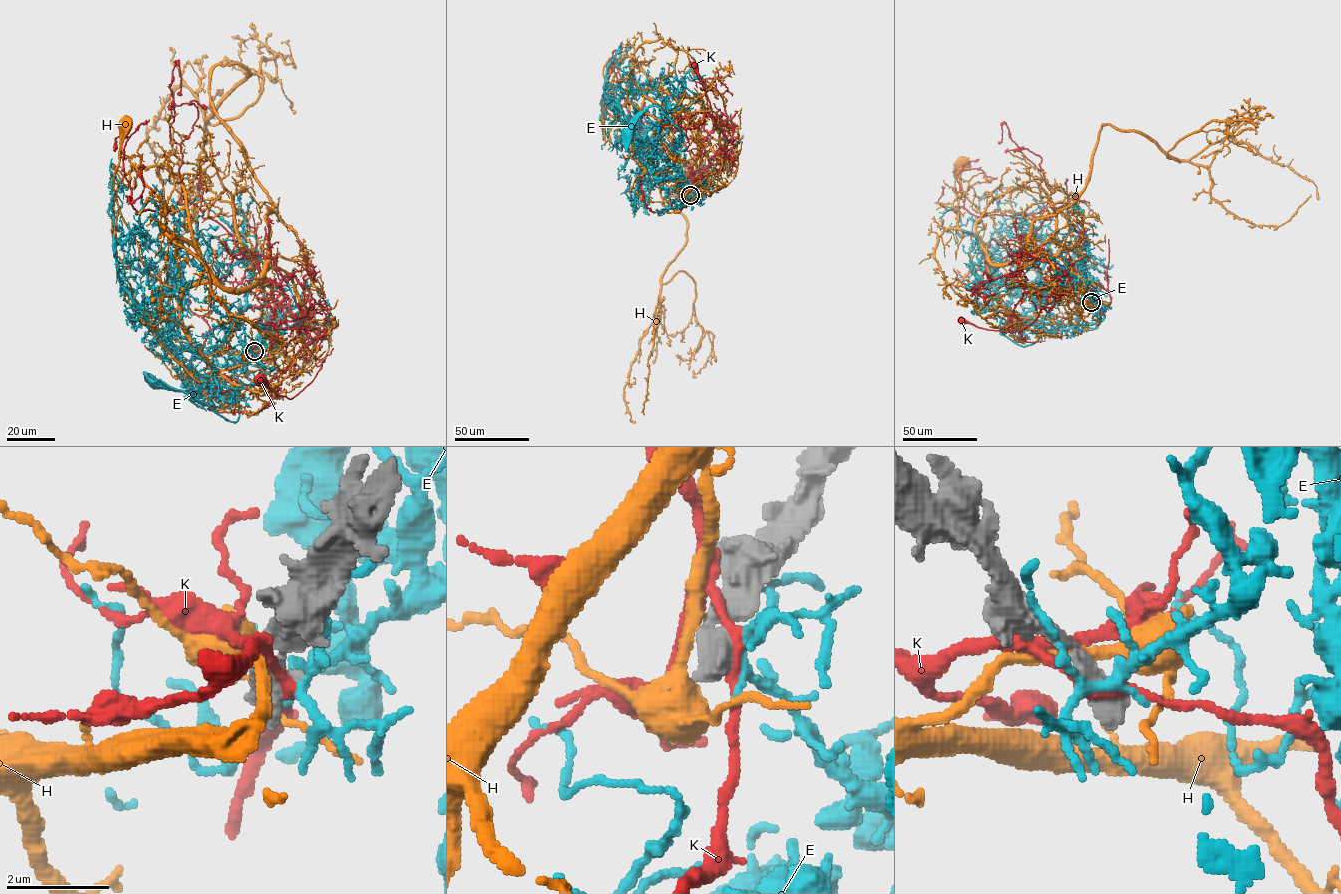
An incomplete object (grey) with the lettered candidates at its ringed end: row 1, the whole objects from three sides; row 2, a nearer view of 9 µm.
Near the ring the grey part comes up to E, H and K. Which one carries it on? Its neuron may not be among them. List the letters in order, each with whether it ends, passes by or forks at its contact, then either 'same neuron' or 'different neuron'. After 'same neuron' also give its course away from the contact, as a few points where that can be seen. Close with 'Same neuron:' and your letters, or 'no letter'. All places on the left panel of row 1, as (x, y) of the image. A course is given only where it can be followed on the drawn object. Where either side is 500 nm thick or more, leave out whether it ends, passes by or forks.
E: different neuron
H: it passes by; different neuron
K: different neuron
Same neuron: no letter

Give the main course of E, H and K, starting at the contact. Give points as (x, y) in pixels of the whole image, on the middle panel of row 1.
E: (691, 195), (667, 158), (680, 146), (680, 130), (660, 109), (650, 106), (626, 136)
H: (690, 195), (703, 177), (697, 165), (697, 139), (688, 113), (661, 91), (607, 84), (603, 70), (608, 66)
K: (690, 195), (689, 187), (694, 181), (718, 161), (722, 151), (733, 145), (714, 122), (694, 65)

